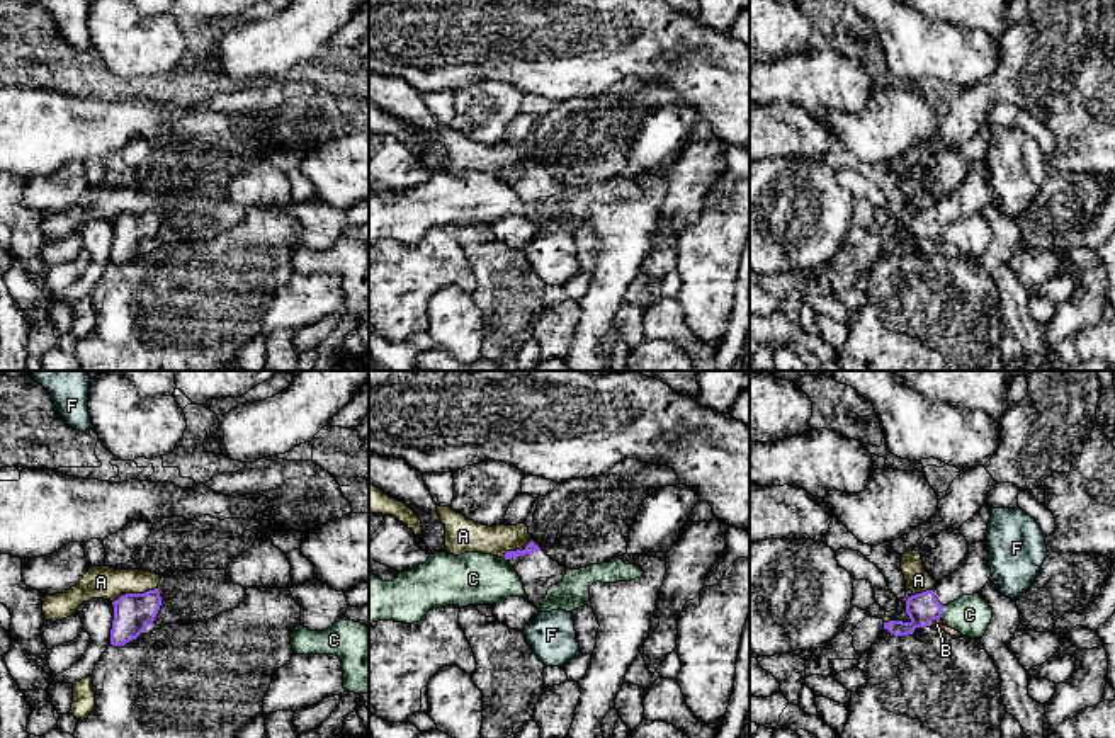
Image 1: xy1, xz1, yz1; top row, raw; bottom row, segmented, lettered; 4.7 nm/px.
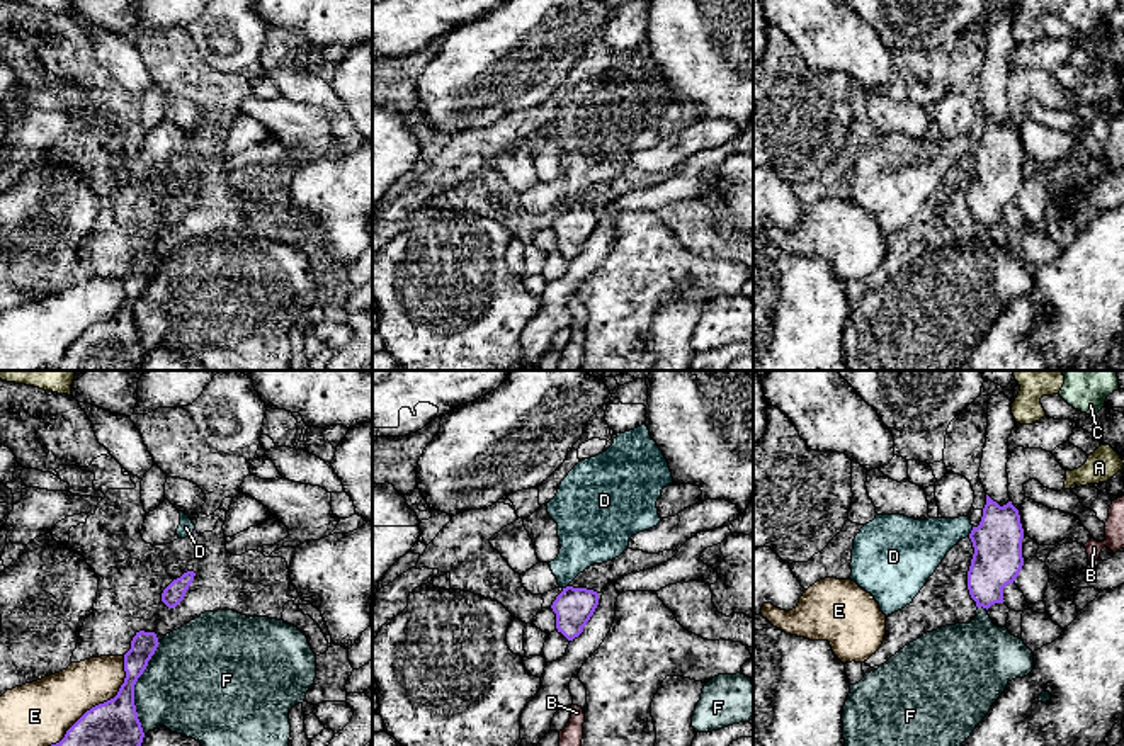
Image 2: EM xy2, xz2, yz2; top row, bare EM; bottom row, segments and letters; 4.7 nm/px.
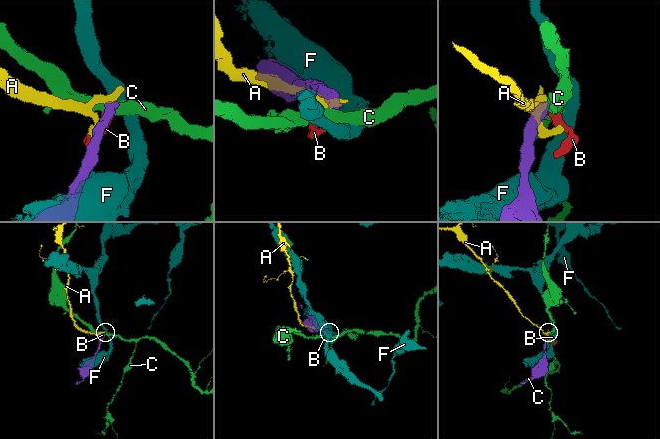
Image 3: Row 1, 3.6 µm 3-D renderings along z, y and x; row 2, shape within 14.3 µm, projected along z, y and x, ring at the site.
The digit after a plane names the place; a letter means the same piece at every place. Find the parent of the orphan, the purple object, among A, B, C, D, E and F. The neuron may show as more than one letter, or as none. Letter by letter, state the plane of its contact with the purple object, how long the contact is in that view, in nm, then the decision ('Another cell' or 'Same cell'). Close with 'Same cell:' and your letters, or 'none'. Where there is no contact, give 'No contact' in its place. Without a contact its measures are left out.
A: Touches purple in xy1. Shared border 220 nm. Another cell
B: Touches purple in yz1. Shared border 70 nm. Another cell
C: Touches purple in yz1. Shared border 70 nm. Another cell
D: Touches purple in yz2. Shared border 50 nm. Another cell
E: Touches purple in xy2. Shared border 600 nm. Another cell
F: Touches purple in xy2. Shared border 440 nm. Another cell
Same cell: none

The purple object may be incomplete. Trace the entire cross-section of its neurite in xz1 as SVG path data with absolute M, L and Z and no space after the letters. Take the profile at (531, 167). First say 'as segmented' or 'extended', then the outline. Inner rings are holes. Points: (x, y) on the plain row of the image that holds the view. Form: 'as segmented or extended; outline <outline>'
extended; outline M534 160L522 170L507 170L503 177L515 187L524 202L527 219L537 228L544 221L547 209L566 194L566 187L551 179Z

